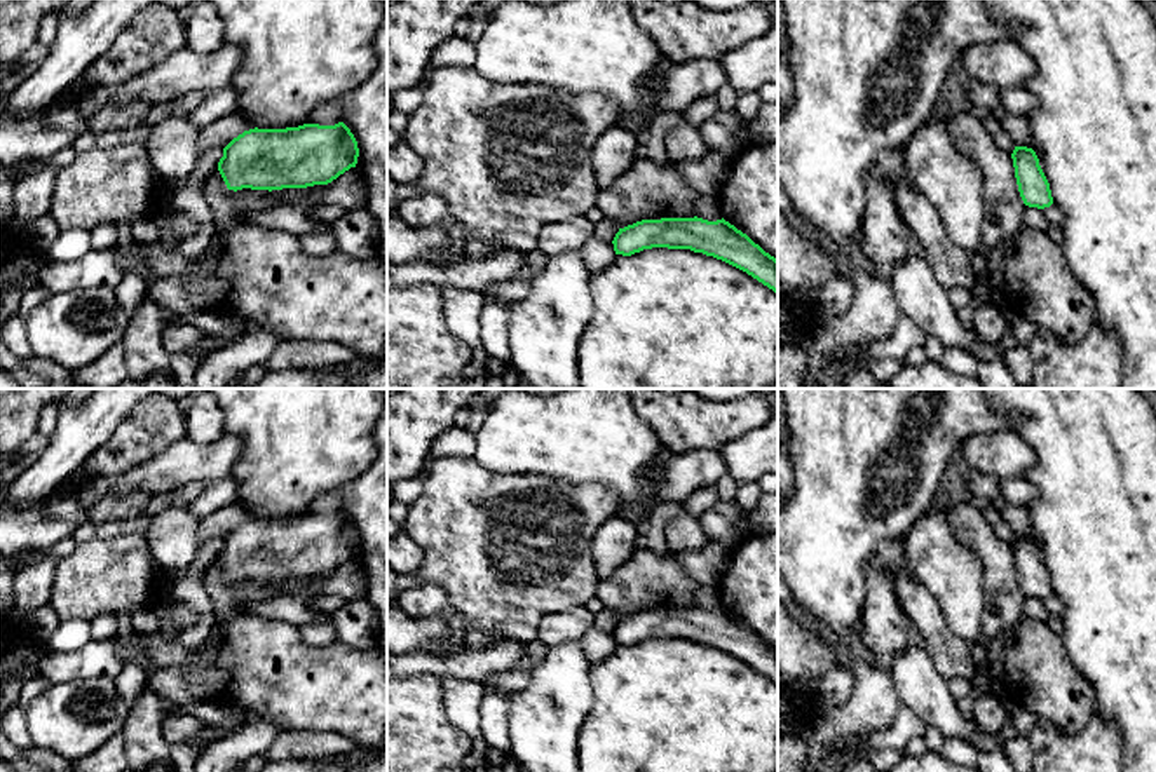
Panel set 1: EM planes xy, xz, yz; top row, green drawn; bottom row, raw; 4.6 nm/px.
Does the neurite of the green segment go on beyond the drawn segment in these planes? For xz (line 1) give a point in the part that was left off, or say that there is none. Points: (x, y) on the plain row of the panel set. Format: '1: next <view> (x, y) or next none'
1: next none

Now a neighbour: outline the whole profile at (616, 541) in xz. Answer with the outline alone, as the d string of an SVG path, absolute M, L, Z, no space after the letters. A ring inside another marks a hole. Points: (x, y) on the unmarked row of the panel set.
M621 516L607 519L593 540L593 559L598 580L610 577L640 547L642 538L635 523Z

